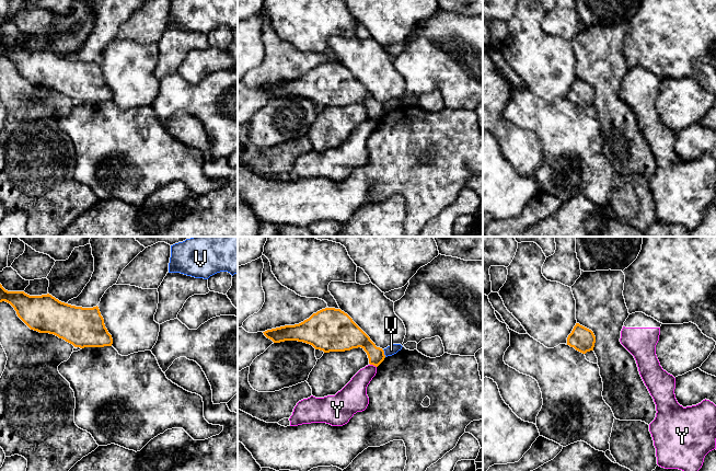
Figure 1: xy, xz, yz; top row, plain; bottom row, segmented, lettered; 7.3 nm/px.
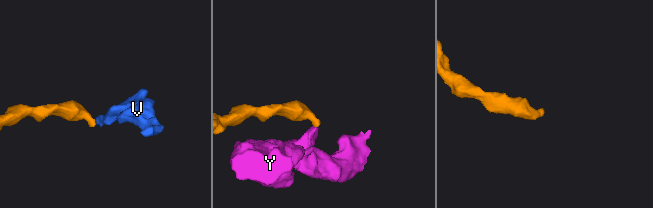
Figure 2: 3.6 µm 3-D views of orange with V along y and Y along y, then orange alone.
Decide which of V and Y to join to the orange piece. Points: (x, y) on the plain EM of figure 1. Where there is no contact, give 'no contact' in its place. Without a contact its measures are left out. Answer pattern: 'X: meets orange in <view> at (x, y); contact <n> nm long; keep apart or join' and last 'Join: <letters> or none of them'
V: meets orange in xz at (383, 107); contact 60 nm long; keep apart
Y: meets orange in xz at (373, 119); contact 50 nm long; keep apart
Join: none of them

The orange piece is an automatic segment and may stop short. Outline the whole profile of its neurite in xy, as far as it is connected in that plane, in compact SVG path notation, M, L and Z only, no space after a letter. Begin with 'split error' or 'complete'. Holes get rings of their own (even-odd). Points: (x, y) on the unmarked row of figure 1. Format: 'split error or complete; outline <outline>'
complete; outline M0 38L2 56L10 58L31 84L54 89L74 102L104 102L113 99L97 60L76 61L49 48L30 50L24 46L8 46Z

